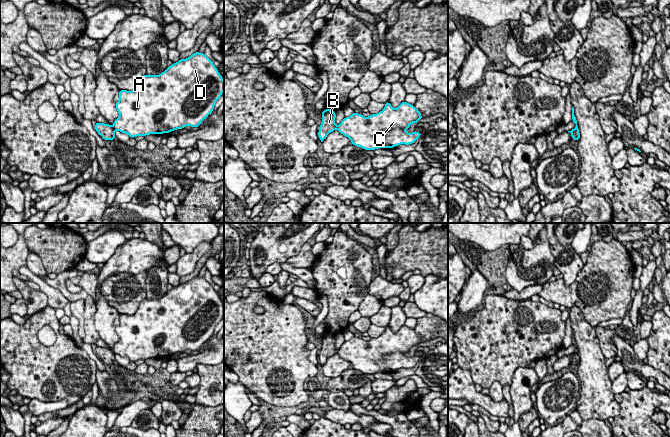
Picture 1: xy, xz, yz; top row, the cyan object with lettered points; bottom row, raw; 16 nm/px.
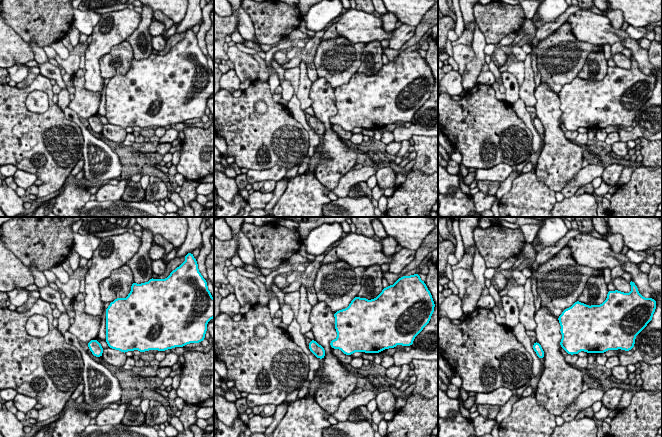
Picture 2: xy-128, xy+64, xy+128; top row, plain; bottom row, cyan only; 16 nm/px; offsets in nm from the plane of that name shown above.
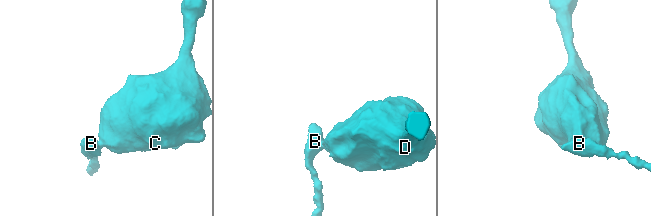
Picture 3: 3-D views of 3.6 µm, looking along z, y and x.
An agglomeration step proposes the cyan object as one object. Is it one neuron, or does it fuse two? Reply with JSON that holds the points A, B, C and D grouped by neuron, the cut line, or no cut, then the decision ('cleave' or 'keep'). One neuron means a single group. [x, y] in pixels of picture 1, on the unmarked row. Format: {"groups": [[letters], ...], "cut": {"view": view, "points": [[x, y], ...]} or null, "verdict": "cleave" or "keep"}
{"groups": [["A", "C", "D"], ["B"]], "cut": {"view": "xy", "points": [[112, 350], [114, 354]]}, "verdict": "cleave"}

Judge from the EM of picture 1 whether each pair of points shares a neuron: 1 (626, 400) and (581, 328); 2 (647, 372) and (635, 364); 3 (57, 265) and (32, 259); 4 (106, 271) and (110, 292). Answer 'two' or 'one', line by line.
1: two
2: one
3: two
4: two

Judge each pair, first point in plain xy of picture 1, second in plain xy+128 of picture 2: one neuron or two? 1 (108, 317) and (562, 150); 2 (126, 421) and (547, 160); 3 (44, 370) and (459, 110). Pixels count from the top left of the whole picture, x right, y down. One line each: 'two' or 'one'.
1: one
2: two
3: one

